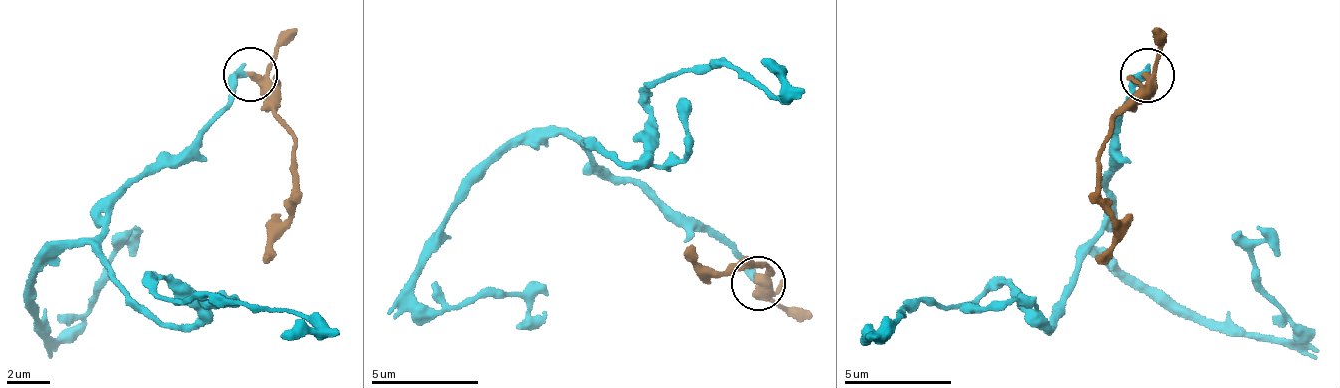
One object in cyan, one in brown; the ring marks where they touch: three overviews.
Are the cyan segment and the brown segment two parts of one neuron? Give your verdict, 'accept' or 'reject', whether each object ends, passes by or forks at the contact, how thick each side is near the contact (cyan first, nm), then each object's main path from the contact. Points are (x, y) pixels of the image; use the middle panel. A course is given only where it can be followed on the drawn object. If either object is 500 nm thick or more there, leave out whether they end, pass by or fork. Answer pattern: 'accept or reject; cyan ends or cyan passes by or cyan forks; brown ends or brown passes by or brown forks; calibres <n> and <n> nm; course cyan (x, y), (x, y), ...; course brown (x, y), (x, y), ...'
accept; cyan ends; brown passes by; calibres 360 and 280 nm; course cyan (756, 281), (580, 144), (629, 164), (653, 132), (654, 78), (751, 71), (778, 97), (760, 59); course brown (756, 281), (759, 286), (766, 263), (739, 262), (711, 273), (696, 262), (689, 245)

